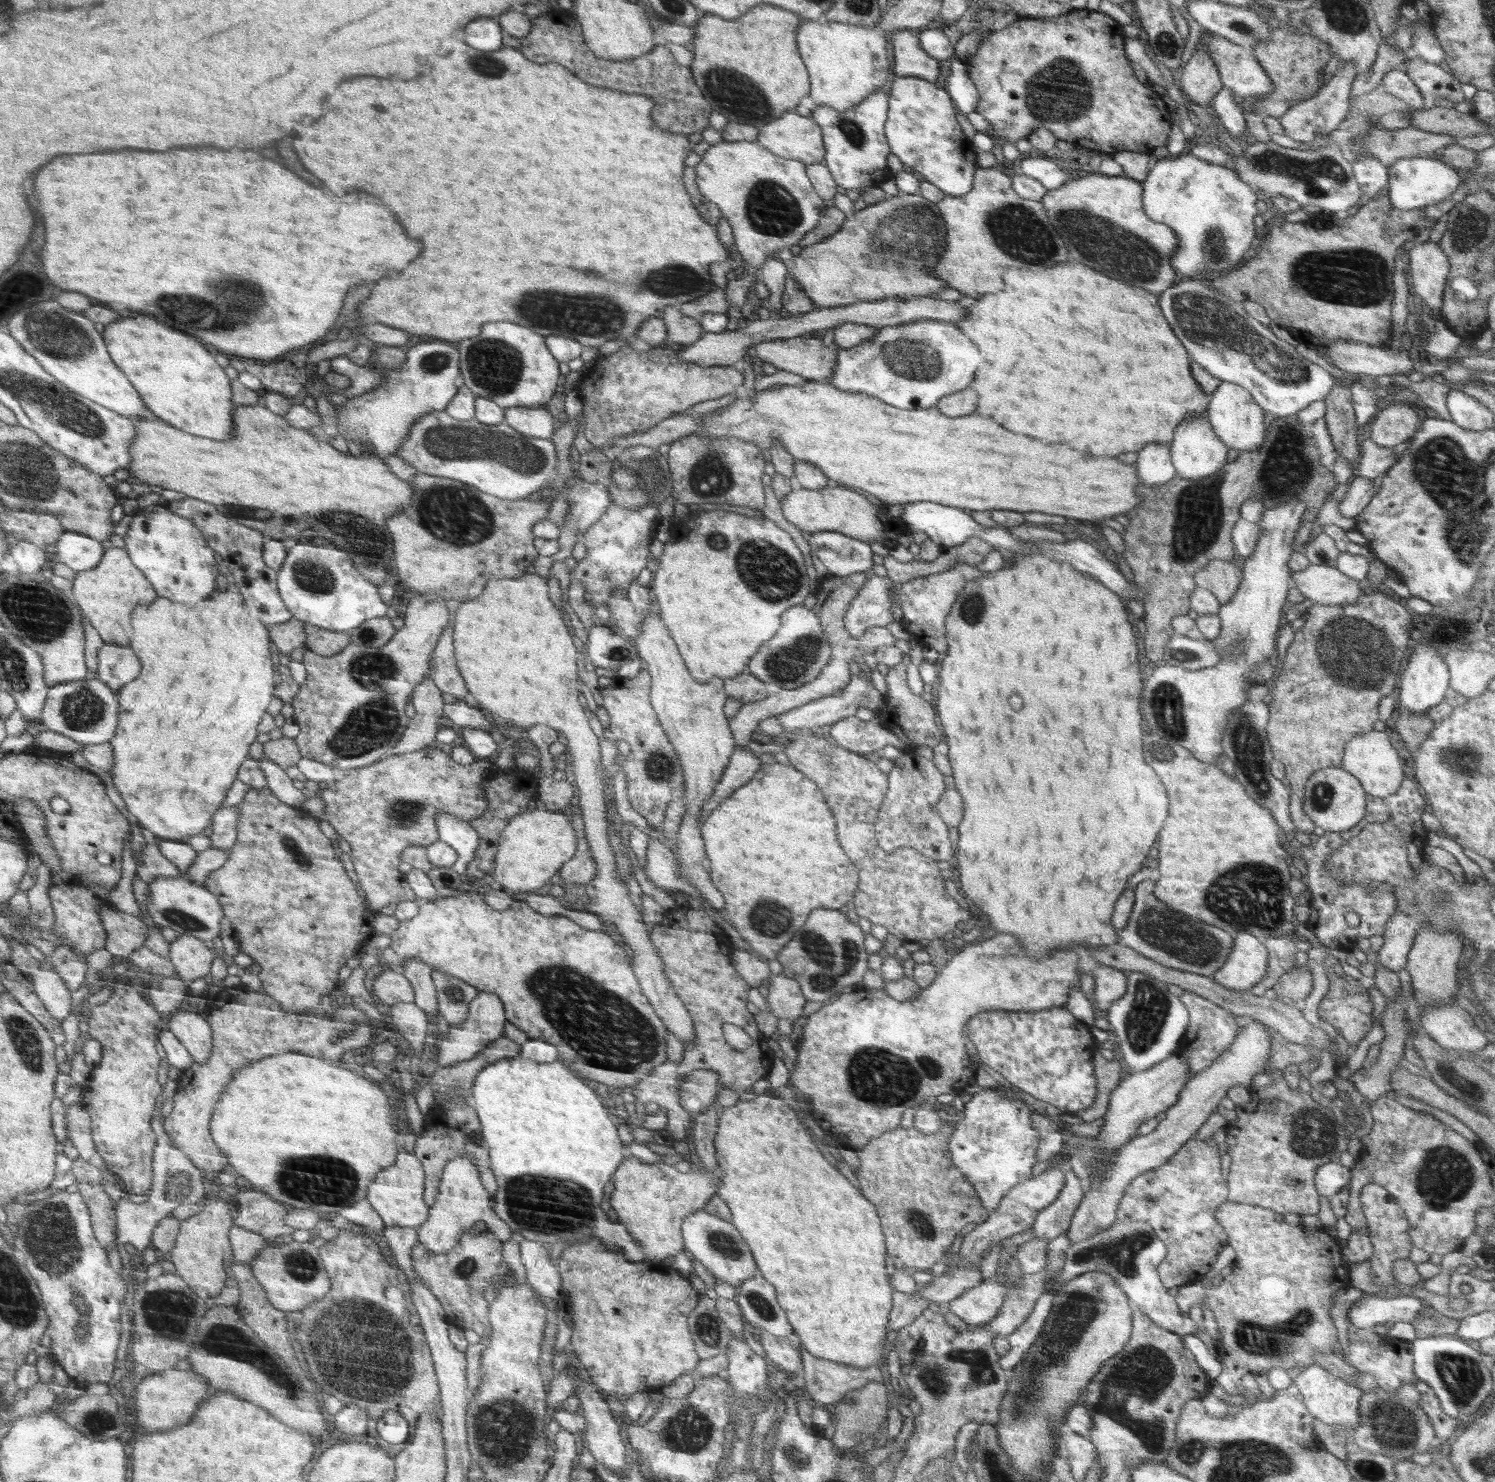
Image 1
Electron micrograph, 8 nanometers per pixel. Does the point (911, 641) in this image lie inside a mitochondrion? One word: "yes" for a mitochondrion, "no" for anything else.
no

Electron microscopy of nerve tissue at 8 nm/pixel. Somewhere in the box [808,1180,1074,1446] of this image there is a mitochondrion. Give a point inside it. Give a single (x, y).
(974, 1367)

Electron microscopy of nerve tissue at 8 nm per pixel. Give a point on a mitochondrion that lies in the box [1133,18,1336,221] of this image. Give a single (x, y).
(1166, 46)

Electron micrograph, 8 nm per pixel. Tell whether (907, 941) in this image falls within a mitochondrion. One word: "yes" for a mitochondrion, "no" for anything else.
no

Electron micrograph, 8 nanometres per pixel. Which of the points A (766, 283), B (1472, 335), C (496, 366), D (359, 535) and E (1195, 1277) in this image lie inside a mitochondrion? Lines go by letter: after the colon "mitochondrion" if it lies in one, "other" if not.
A: other
B: other
C: mitochondrion
D: mitochondrion
E: other

